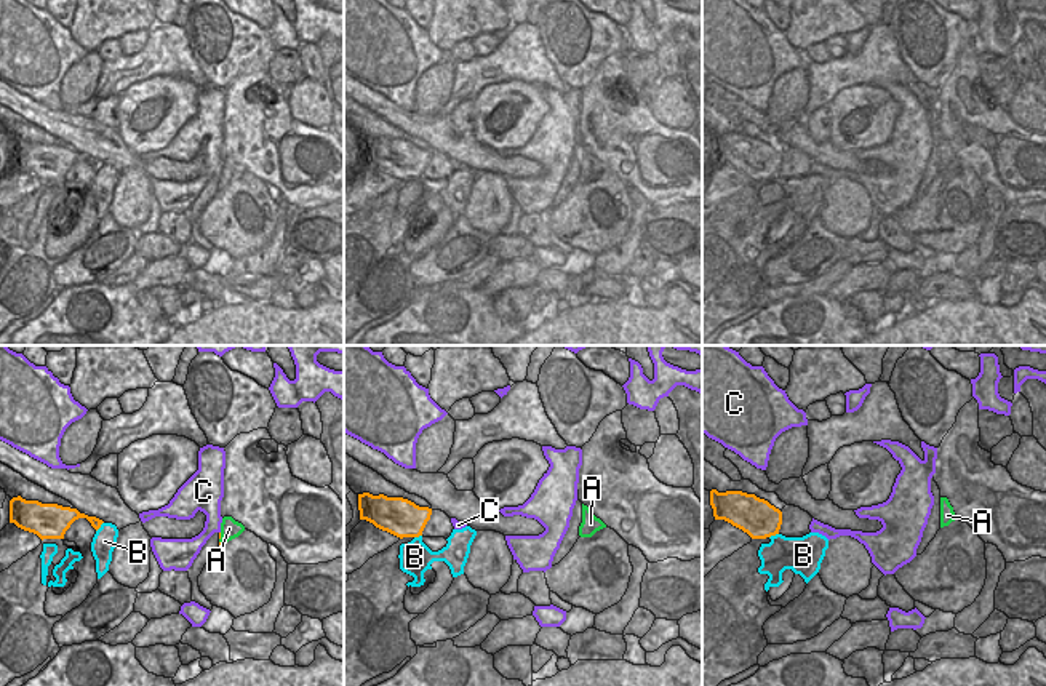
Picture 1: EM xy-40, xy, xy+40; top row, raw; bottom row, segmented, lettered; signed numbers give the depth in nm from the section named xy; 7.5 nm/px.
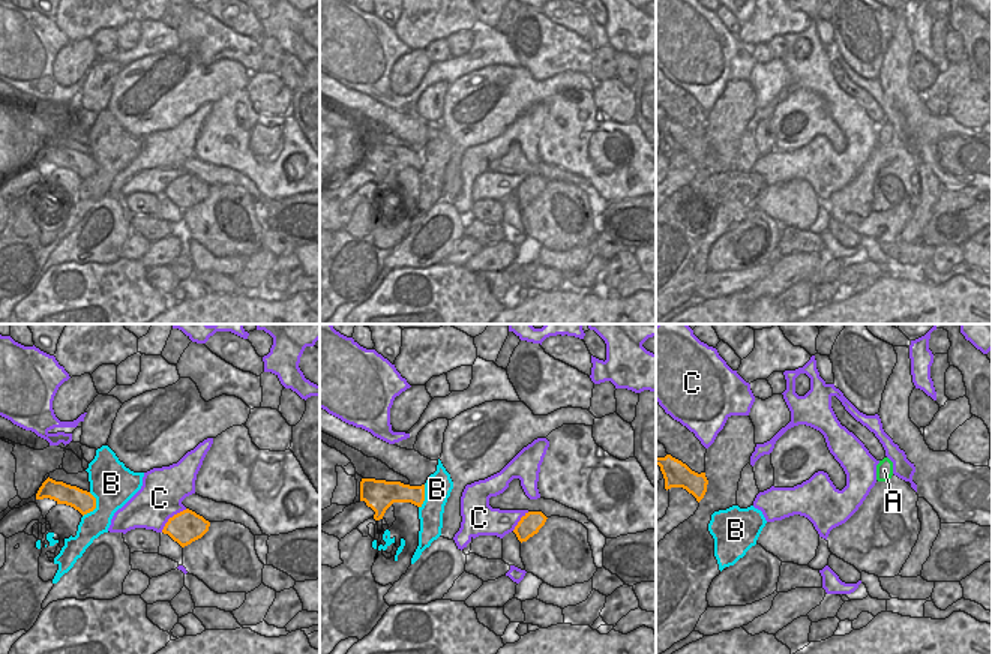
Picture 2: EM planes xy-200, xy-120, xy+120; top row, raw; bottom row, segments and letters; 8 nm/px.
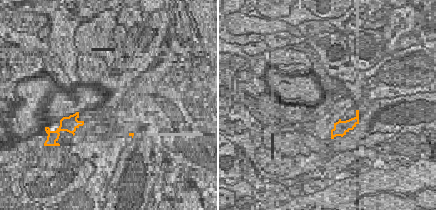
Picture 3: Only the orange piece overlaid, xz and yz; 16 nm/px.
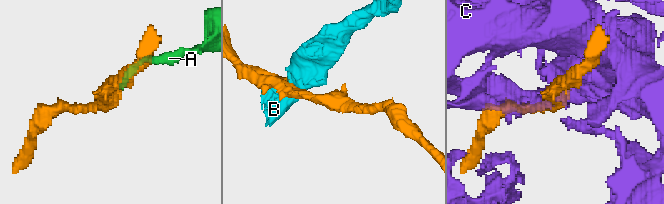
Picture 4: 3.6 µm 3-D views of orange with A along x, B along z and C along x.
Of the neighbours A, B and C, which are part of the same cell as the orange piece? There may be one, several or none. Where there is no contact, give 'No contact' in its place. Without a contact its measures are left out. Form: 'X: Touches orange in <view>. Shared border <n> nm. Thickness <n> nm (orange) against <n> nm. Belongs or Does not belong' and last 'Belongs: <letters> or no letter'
A: Touches orange in xy-40. Shared border 100 nm. Thickness 20 nm (orange) against 140 nm. Belongs
B: Touches orange in xy-40. Shared border 100 nm. Thickness 120 nm (orange) against 170 nm. Does not belong
C: No contact. Does not belong
Belongs: A.

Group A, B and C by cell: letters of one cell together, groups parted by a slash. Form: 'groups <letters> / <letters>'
groups A / B / C

